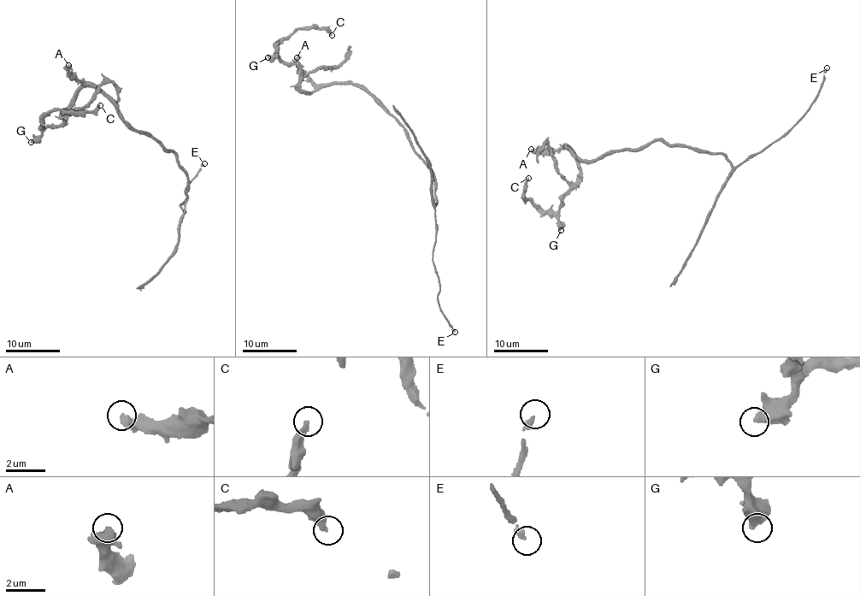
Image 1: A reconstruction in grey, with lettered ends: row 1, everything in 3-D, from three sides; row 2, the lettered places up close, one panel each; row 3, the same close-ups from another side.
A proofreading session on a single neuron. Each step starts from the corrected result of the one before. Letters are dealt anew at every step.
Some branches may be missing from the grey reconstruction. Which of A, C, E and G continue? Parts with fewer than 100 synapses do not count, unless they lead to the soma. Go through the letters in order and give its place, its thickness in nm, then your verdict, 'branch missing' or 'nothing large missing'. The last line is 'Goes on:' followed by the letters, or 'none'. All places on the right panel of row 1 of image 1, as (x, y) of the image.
A: at (531, 149); 550 nm thick; nothing large missing
C: at (528, 178); 340 nm thick; nothing large missing
E: at (827, 67); 280 nm thick; branch missing
G: at (561, 230); 600 nm thick; nothing large missing
Goes on: E

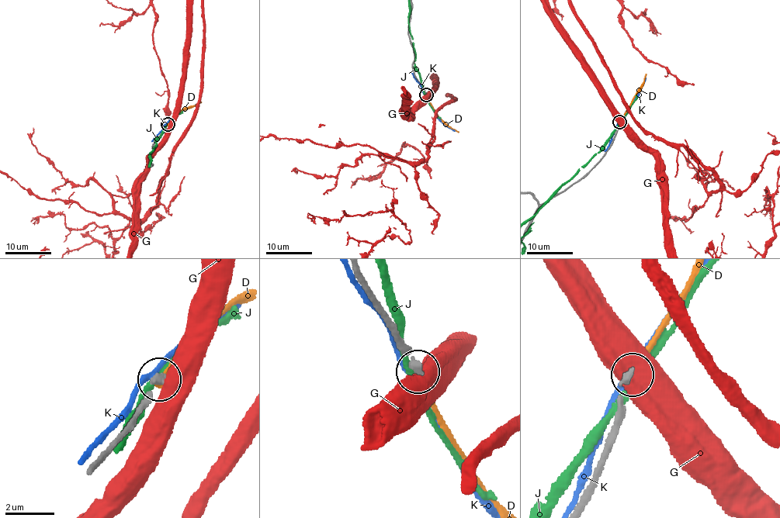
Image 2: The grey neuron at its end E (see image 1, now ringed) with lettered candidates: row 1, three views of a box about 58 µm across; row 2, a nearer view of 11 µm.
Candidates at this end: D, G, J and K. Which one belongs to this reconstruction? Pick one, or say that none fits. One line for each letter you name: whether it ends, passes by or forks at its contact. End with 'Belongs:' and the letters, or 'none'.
D: it ends
Belongs: D

